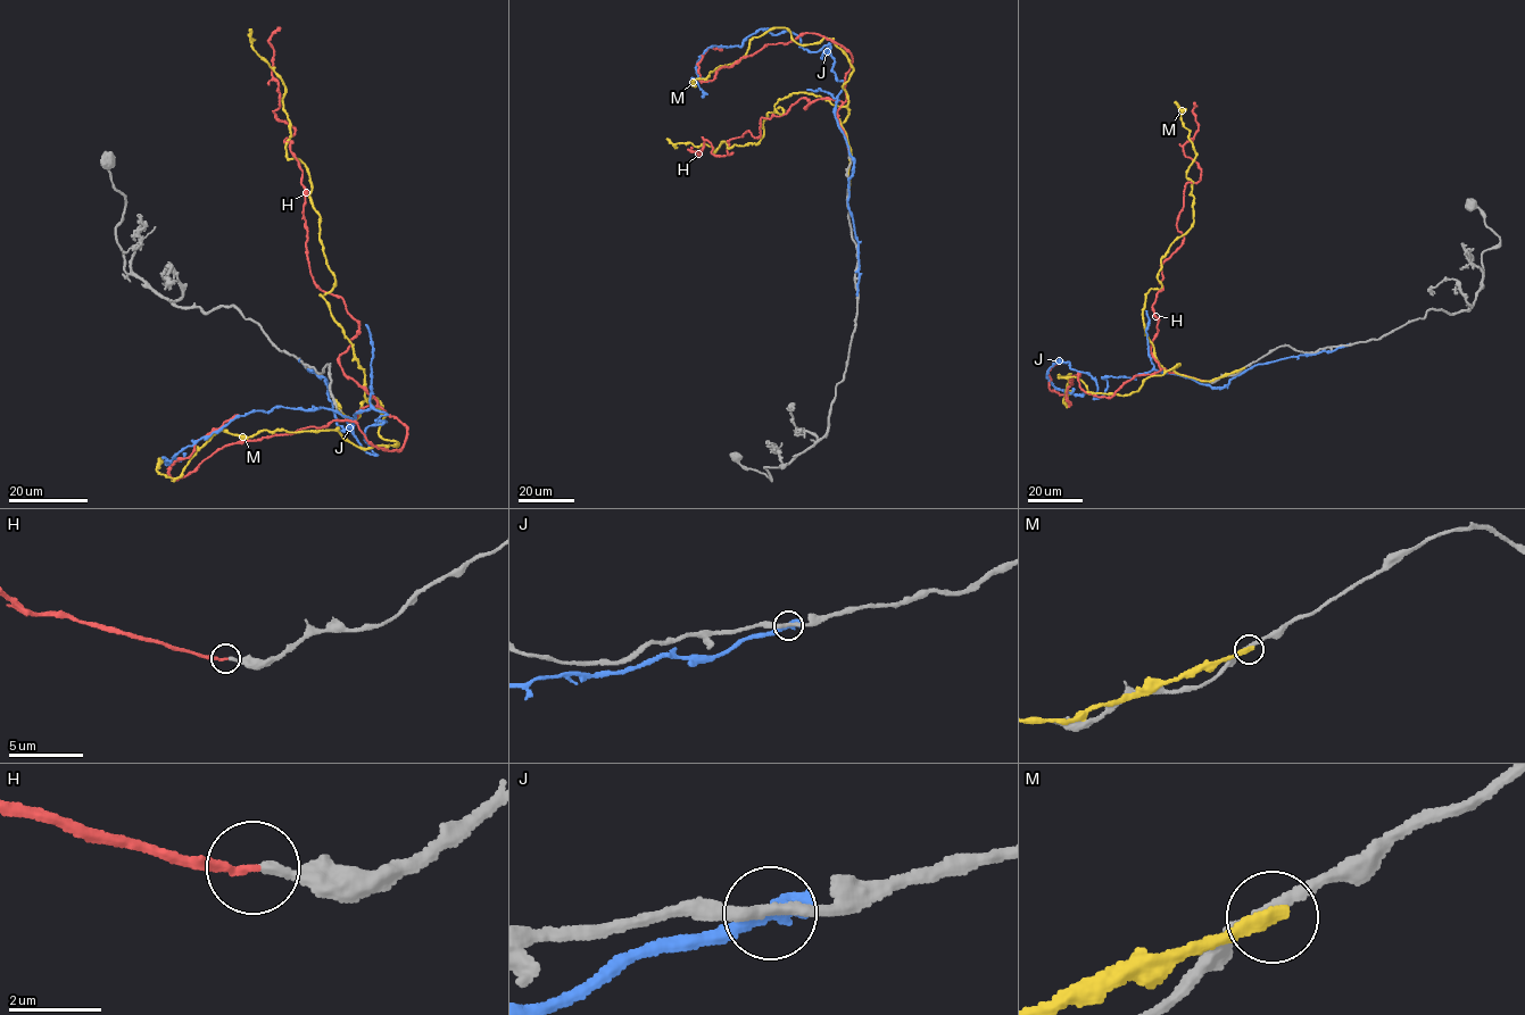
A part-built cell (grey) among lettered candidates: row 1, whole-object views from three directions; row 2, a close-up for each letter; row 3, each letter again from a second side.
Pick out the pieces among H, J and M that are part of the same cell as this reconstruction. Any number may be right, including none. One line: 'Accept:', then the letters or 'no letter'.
Accept: H

